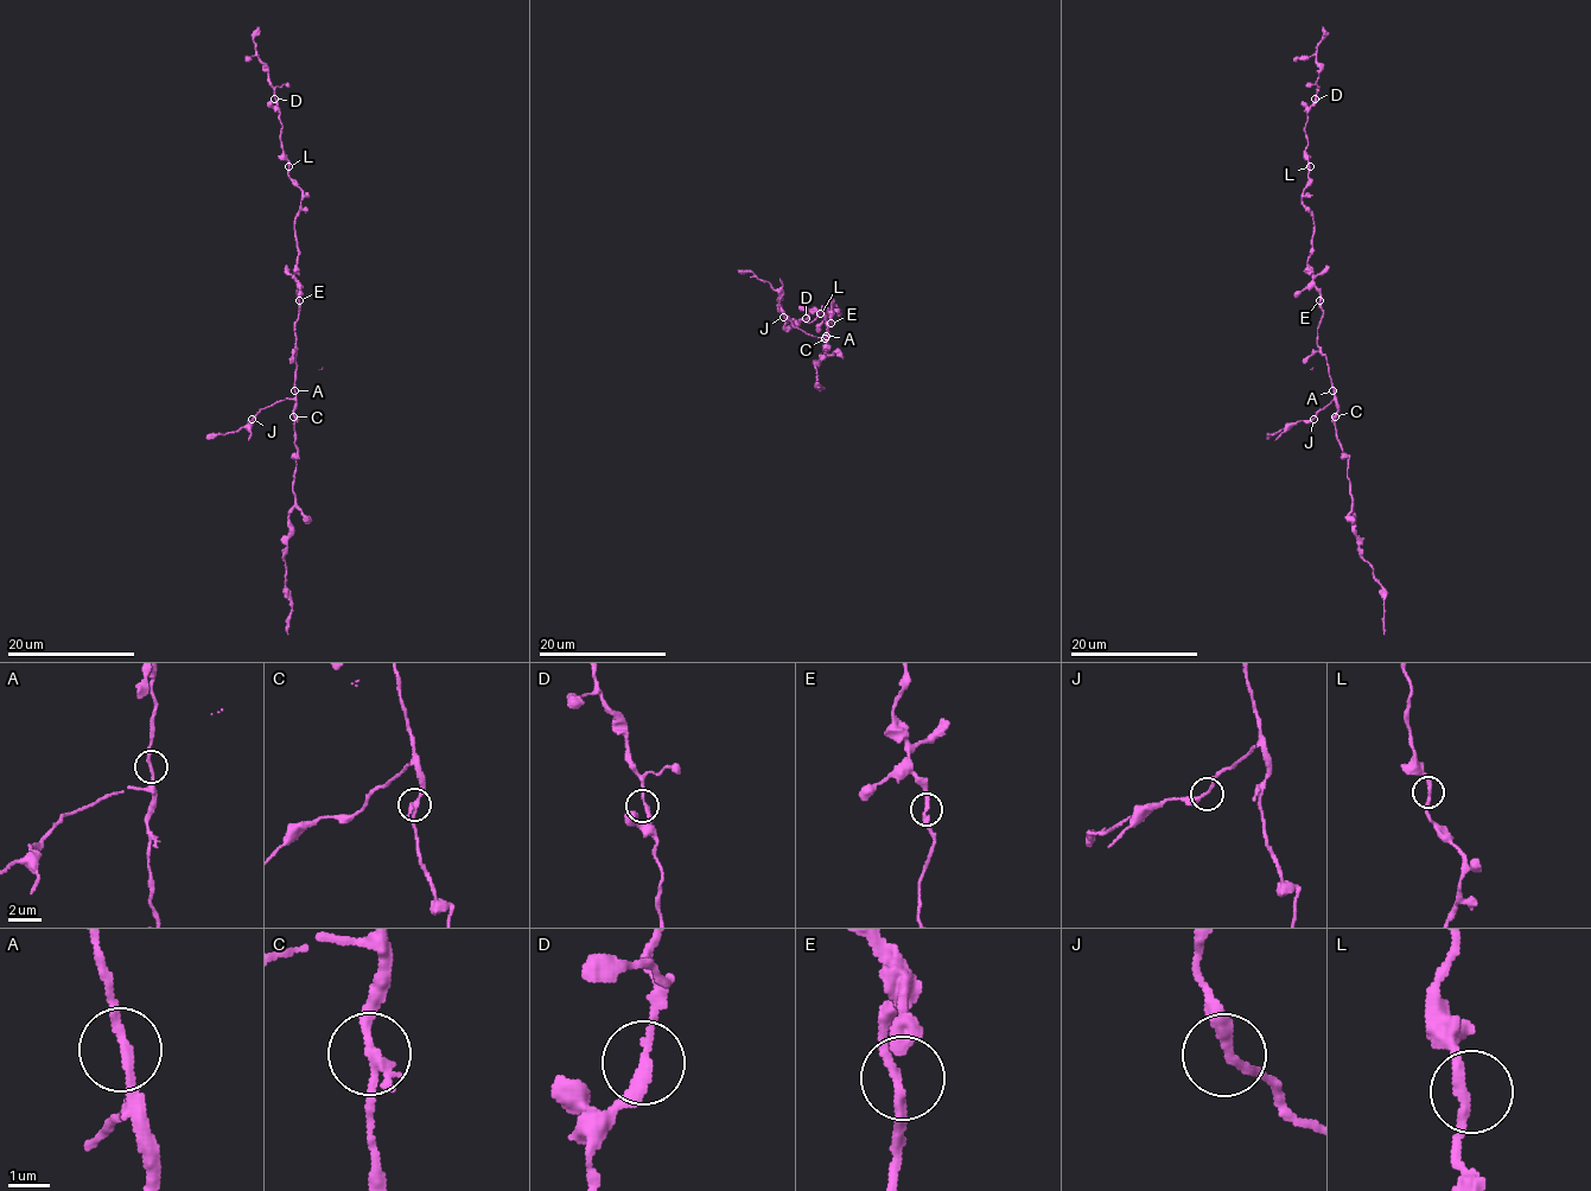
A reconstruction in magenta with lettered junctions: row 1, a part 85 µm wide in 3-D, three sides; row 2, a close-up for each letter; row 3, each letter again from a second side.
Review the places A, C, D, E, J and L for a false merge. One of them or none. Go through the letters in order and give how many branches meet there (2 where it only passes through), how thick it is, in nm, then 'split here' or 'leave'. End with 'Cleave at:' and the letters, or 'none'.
A: 2 branches meet; 200 nm thick; leave
C: 2 branches meet; 220 nm thick; leave
D: 2 branches meet; 240 nm thick; leave
E: 2 branches meet; 240 nm thick; leave
J: 2 branches meet; 220 nm thick; leave
L: 2 branches meet; 220 nm thick; leave
Cleave at: none

